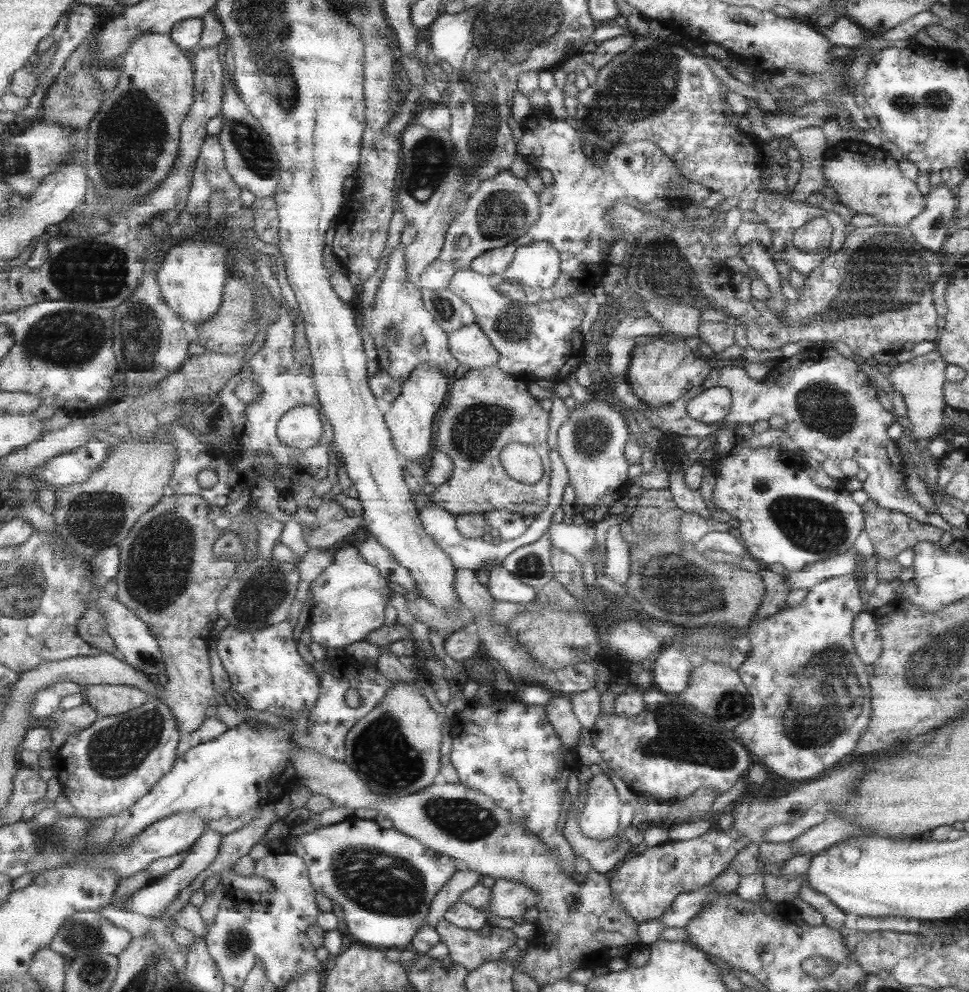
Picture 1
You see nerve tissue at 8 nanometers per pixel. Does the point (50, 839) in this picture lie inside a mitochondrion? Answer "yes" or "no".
yes

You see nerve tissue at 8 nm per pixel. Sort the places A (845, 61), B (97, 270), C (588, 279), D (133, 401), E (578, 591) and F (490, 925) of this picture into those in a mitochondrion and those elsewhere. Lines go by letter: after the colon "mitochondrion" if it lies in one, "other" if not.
A: other
B: mitochondrion
C: other
D: other
E: other
F: other

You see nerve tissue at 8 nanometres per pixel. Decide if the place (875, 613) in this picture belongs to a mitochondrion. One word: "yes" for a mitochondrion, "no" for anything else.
no

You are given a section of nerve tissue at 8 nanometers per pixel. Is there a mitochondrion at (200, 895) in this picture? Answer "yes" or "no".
no

